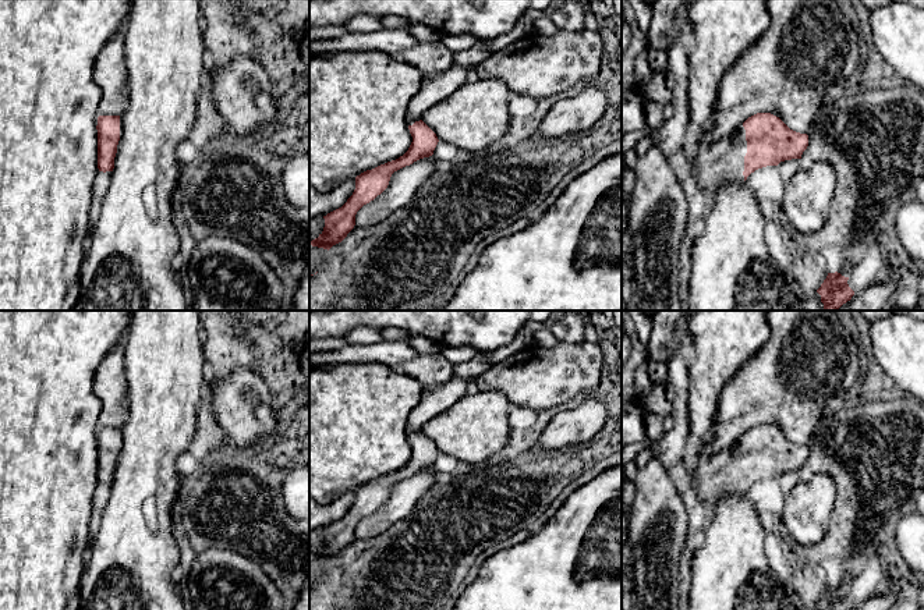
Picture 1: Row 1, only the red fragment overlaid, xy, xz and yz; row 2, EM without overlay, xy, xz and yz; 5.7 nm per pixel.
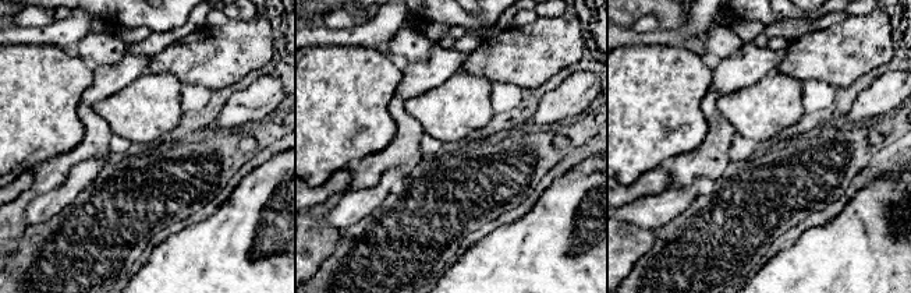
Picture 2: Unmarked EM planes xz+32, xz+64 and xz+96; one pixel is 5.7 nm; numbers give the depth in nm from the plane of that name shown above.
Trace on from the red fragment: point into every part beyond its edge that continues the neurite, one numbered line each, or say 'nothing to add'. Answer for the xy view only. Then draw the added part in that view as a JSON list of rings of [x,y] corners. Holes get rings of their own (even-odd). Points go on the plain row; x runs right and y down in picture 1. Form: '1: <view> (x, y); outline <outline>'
nothing to add

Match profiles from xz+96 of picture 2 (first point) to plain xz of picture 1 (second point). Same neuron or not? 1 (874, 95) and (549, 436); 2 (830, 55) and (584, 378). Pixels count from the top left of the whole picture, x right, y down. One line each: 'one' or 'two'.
1: one
2: one

